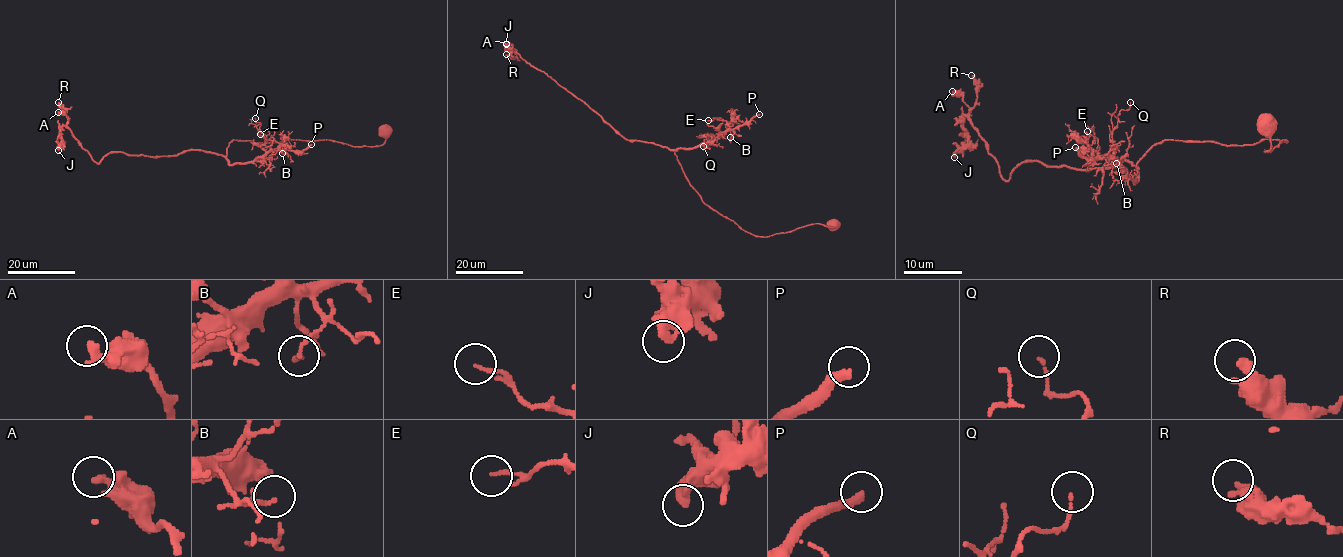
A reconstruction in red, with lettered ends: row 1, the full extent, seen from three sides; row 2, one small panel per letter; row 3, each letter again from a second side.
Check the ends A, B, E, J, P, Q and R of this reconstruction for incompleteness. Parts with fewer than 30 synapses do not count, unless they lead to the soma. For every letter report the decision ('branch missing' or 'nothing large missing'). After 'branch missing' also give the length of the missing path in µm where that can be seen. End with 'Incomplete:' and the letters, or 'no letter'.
A: nothing large missing
B: nothing large missing
E: nothing large missing
J: nothing large missing
P: branch missing; missing 40 µm
Q: nothing large missing
R: nothing large missing
Incomplete: P

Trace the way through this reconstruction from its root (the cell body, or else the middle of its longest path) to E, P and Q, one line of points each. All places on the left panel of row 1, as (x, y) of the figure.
E: (384, 129), (386, 140), (376, 146), (233, 140), (227, 161), (247, 163), (281, 150), (260, 134)
P: (384, 129), (386, 140), (376, 146), (233, 140), (227, 161), (247, 163), (311, 144)
Q: (384, 129), (386, 140), (376, 146), (233, 140), (227, 148), (230, 164), (265, 153), (266, 137), (255, 118)

